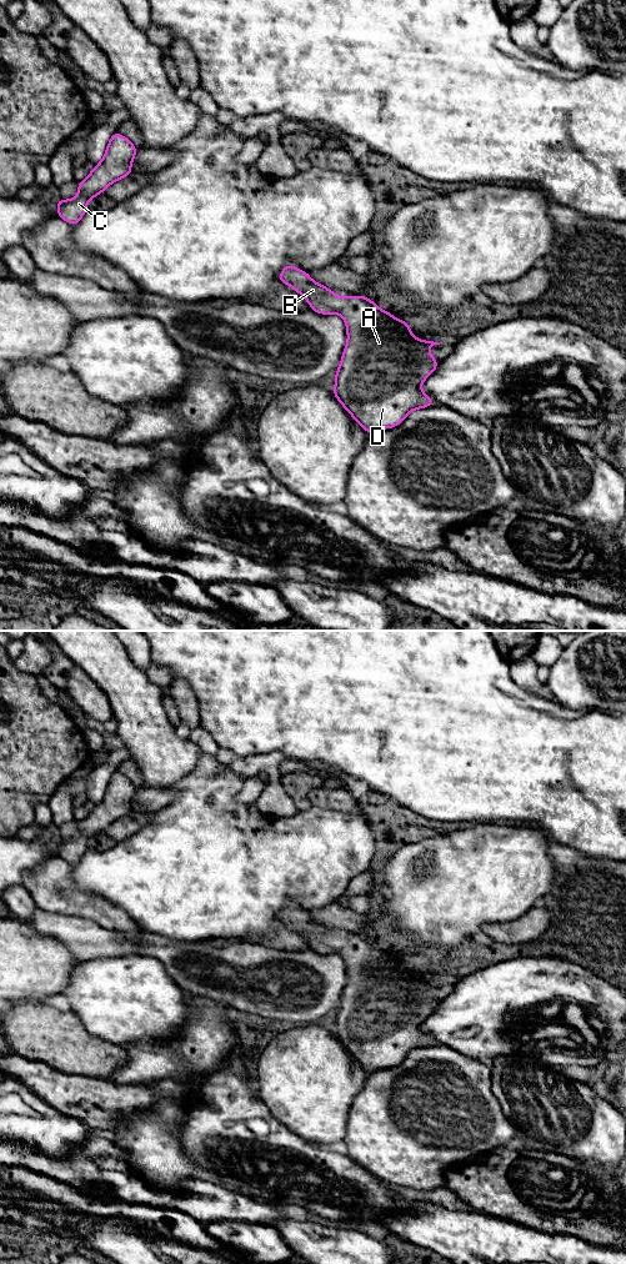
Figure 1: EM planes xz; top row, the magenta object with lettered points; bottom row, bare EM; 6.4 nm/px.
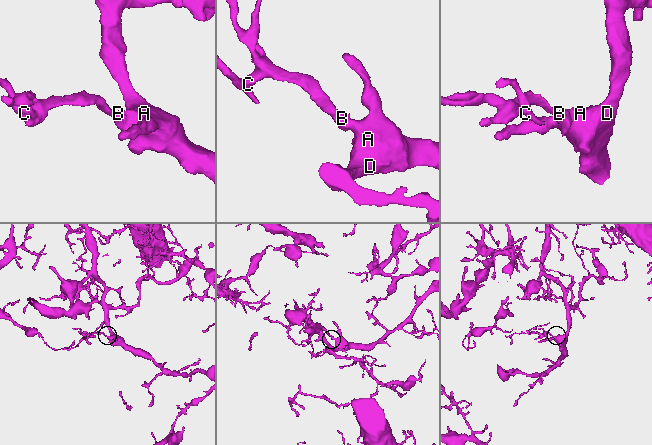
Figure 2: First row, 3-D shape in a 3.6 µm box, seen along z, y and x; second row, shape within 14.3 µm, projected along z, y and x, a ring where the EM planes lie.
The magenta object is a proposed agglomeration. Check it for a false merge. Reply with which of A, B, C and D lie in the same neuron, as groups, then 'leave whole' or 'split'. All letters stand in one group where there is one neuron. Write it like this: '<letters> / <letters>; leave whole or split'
A B C D; leave whole

